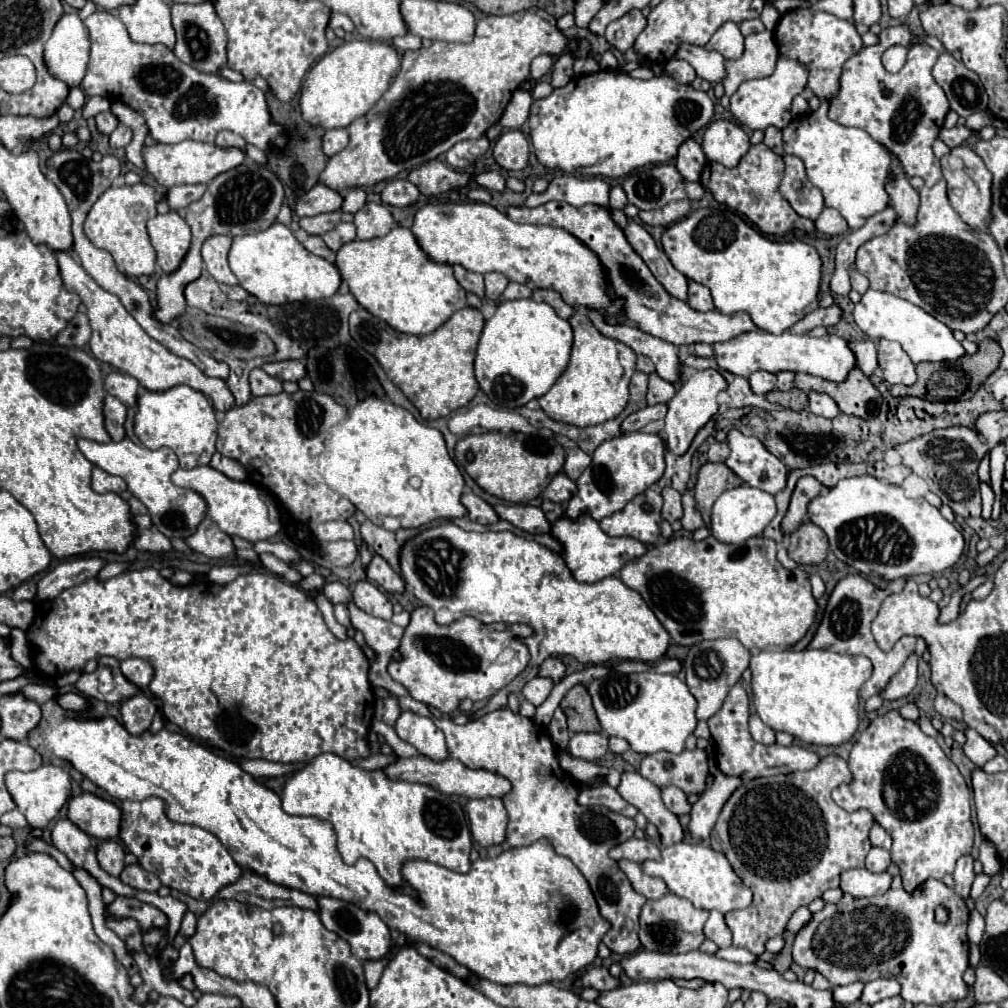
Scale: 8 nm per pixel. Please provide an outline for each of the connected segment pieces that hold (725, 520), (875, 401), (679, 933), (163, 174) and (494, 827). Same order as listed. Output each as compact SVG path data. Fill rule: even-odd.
M749 485L729 489L713 505L711 535L717 537L721 543L743 543L751 537L761 535L763 529L769 525L769 521L775 517L775 513L777 513L775 499L769 493Z
M853 367L849 371L849 377L841 383L833 383L807 373L797 373L795 387L799 387L801 391L827 393L847 415L855 415L859 419L873 419L879 415L881 393L859 367Z
M673 893L663 895L661 899L647 901L639 915L639 941L641 947L647 951L659 951L659 953L687 953L695 951L703 937L703 925L707 921L707 911L695 909L691 901L681 899Z
M185 139L177 145L155 143L151 147L143 147L141 153L145 159L147 173L151 173L159 185L169 189L173 185L183 185L183 183L209 183L215 175L225 173L225 171L237 167L239 163L243 163L245 153L241 149L221 149L215 145L215 139L213 141Z
M495 797L471 799L467 803L467 815L471 821L473 839L479 845L491 847L505 839L507 811L501 799L495 799Z

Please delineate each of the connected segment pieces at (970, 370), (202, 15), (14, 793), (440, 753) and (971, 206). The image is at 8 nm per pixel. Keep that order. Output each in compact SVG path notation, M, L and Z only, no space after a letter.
M985 339L975 355L965 355L957 363L919 363L917 383L911 387L891 385L889 393L893 397L923 397L927 401L967 401L975 395L981 383L999 367L1001 357L1003 349L999 347L999 343L995 339Z
M211 1L203 3L173 3L171 5L173 29L177 35L177 43L173 53L187 65L197 67L205 73L217 73L221 65L227 63L227 33L223 29L221 19L215 13Z
M41 765L39 769L29 771L29 773L9 771L5 775L5 785L7 785L7 791L13 797L17 809L25 815L27 823L37 829L43 829L59 813L59 809L67 803L69 793L71 793L69 775L61 767L55 767L55 765Z
M401 713L395 721L397 735L411 743L421 755L429 759L447 759L447 747L445 747L445 735L435 727L435 723L429 717L421 717L417 713Z
M959 145L941 157L941 169L947 181L947 197L953 209L969 227L987 233L991 223L991 171L987 171L983 159L971 147Z

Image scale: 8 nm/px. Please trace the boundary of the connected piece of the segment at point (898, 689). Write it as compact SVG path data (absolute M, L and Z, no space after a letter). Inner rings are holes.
M911 653L905 665L891 677L887 687L881 691L881 697L887 701L903 699L913 691L915 685L917 685L917 655Z

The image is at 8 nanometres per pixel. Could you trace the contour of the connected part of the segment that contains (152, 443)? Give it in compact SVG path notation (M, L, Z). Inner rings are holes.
M177 385L167 391L143 391L137 397L135 413L135 435L149 449L169 447L175 451L181 469L193 469L207 465L215 453L217 439L217 415L211 401L189 385Z

